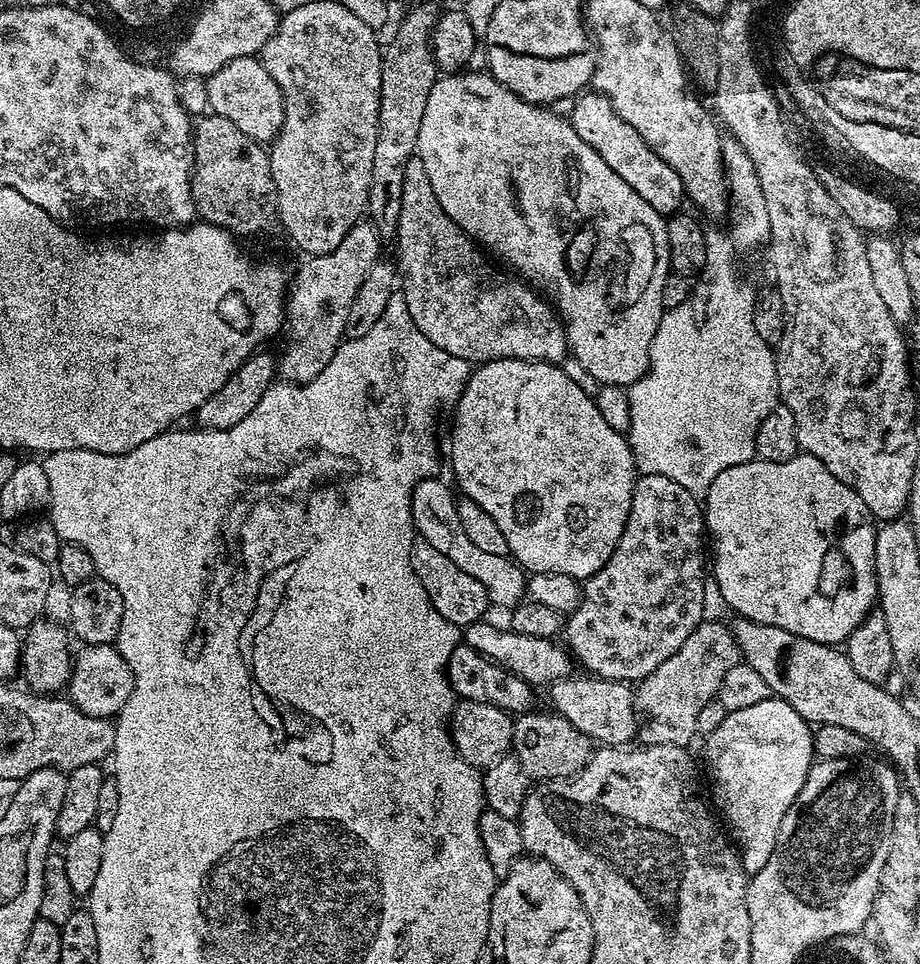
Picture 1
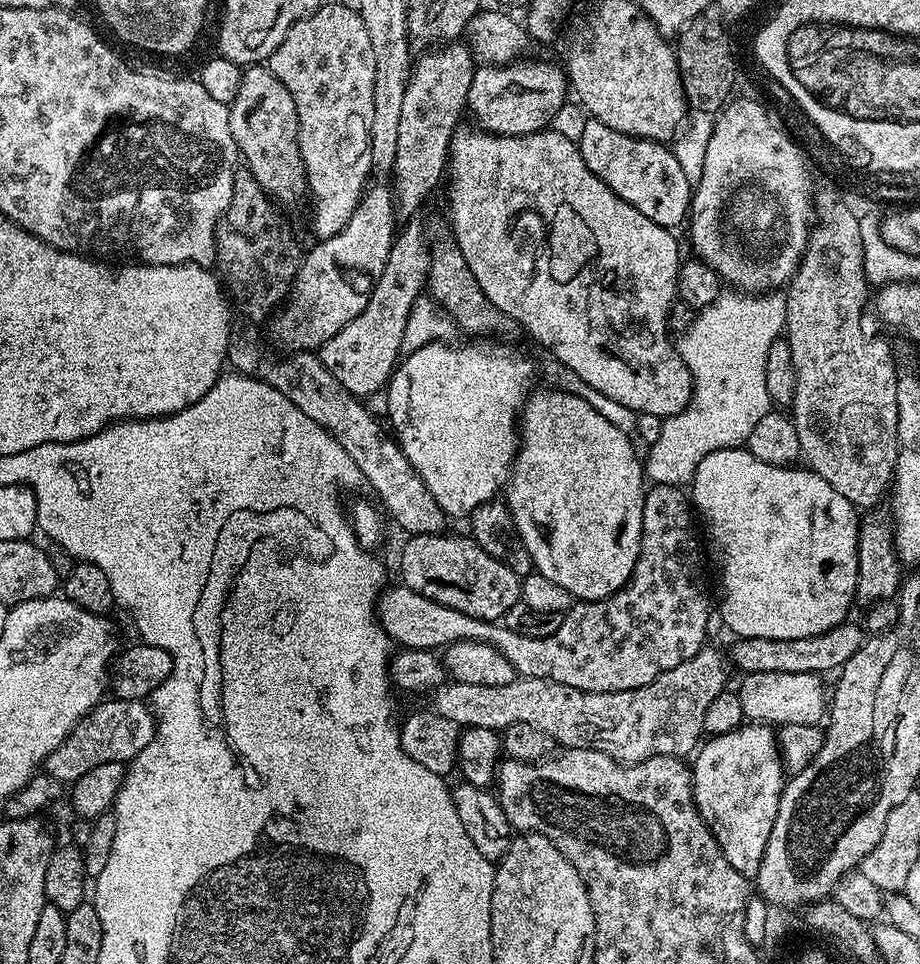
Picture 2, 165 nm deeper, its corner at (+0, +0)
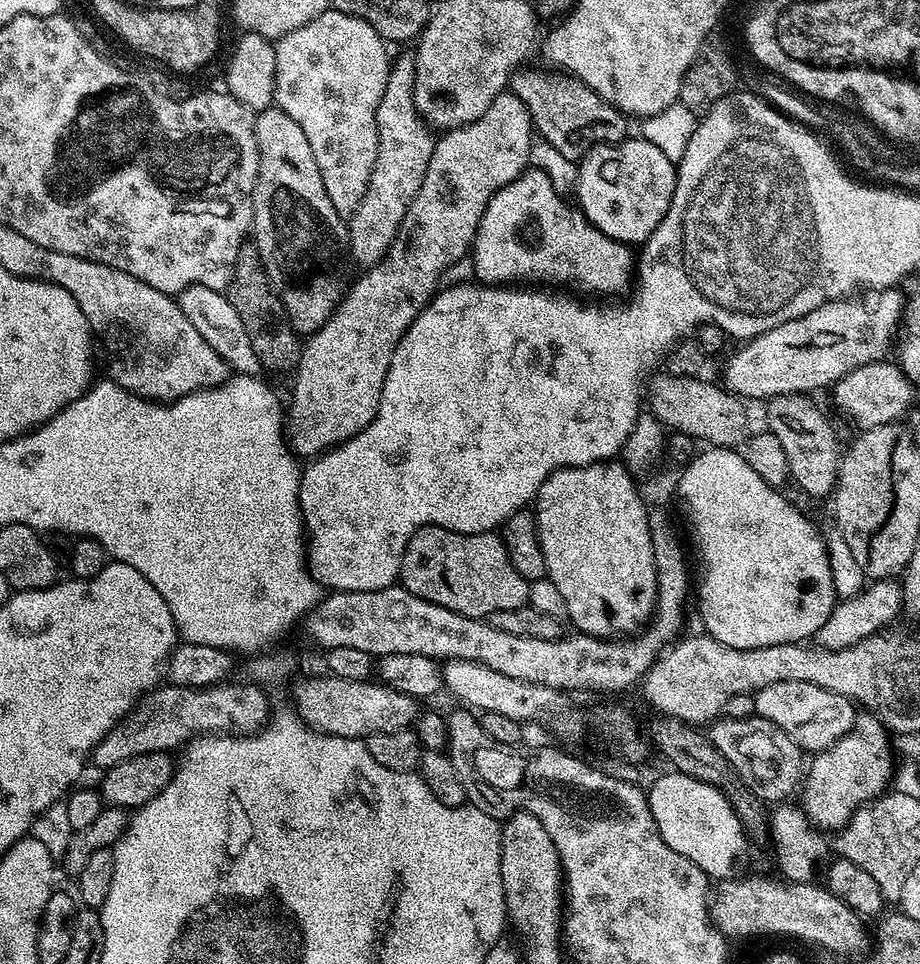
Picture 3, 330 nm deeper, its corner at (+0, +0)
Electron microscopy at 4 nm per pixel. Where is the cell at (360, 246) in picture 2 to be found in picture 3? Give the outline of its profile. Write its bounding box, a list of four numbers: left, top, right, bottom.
[347,55,436,270]

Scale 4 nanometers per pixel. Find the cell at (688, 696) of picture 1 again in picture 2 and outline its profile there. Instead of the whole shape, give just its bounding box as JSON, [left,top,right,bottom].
[731,622,866,674]

